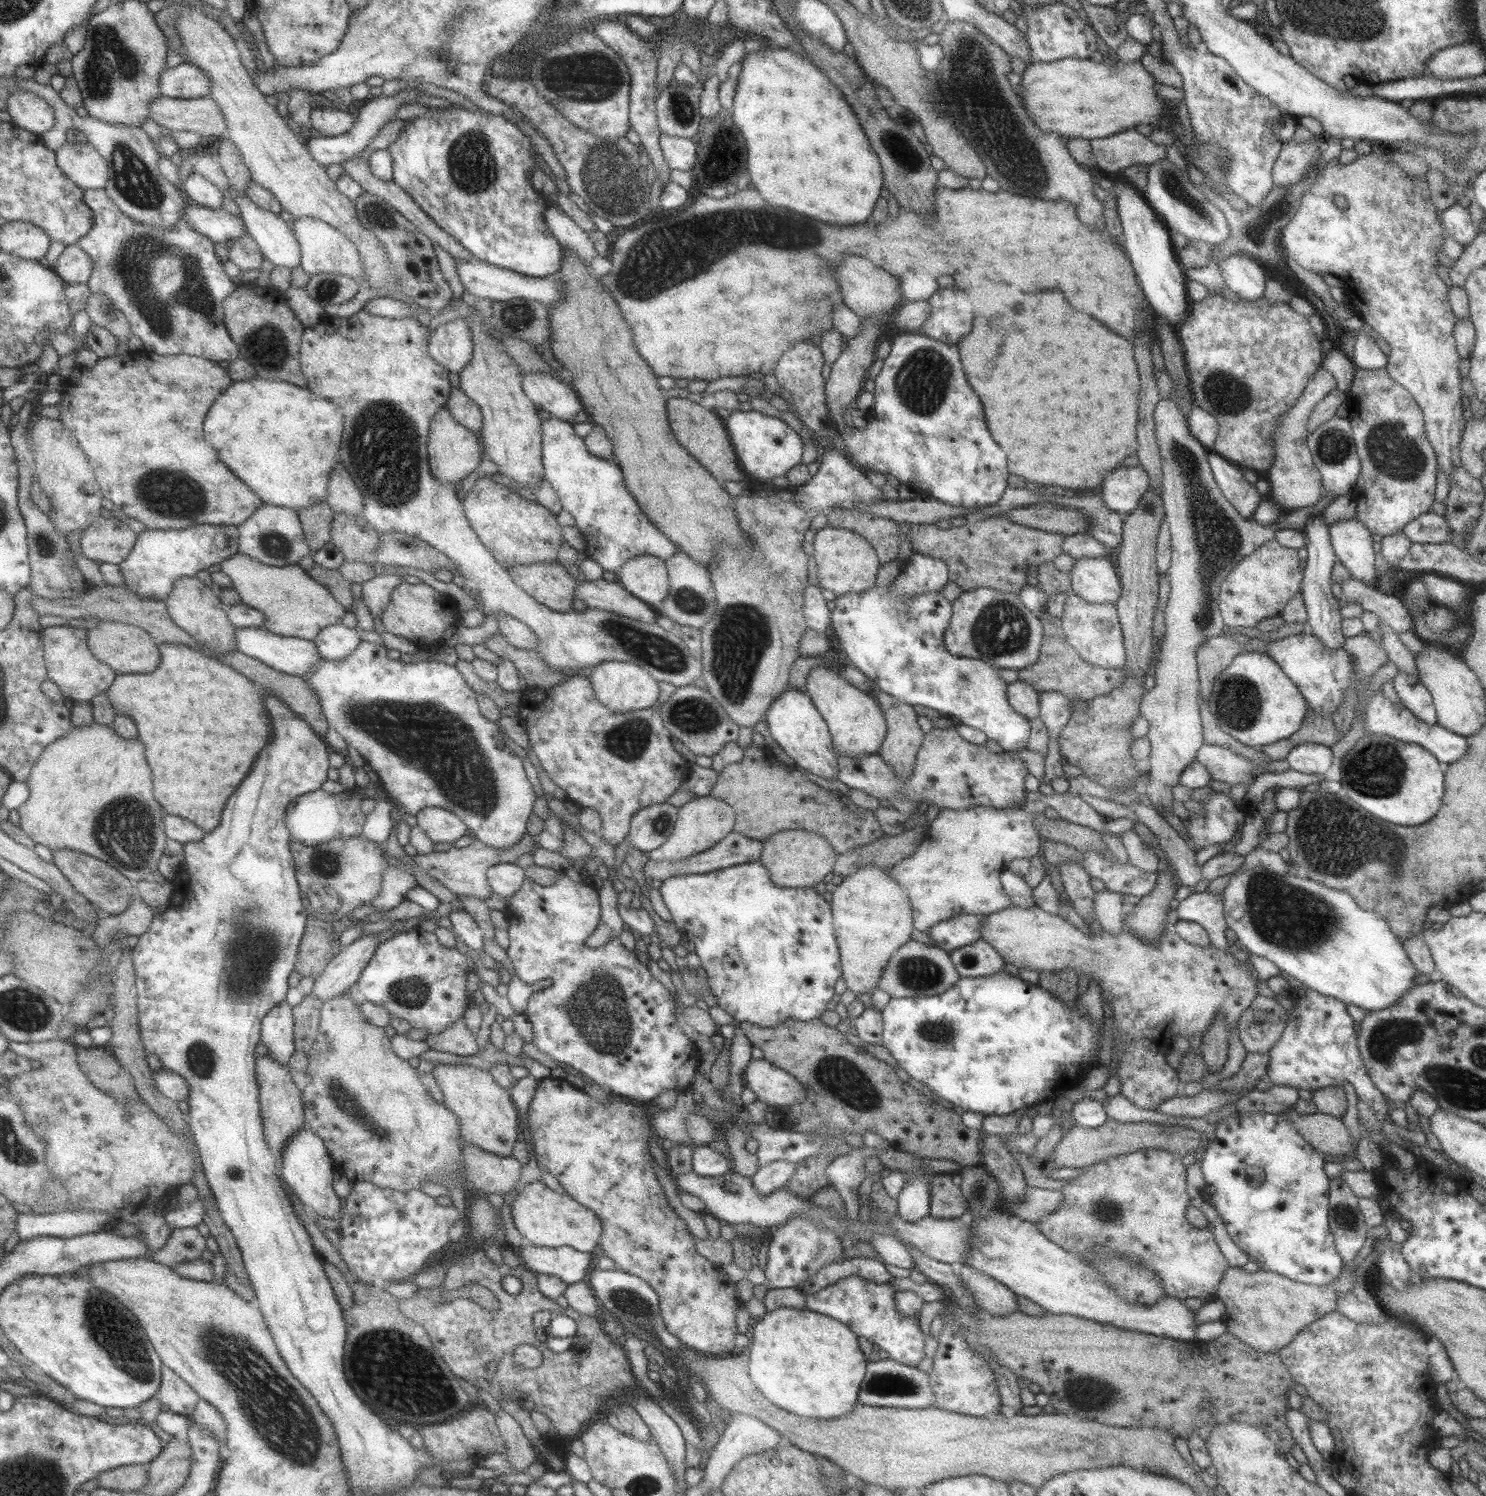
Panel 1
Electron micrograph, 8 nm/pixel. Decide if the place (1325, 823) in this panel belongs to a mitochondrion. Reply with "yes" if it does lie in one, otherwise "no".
yes

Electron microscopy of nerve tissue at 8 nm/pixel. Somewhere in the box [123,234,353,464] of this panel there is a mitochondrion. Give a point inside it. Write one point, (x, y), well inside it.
(269, 346)

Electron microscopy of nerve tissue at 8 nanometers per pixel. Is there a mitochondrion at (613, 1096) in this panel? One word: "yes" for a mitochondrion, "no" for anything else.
no

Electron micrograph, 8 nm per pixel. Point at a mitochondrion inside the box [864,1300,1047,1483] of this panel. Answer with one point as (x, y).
(885, 1385)

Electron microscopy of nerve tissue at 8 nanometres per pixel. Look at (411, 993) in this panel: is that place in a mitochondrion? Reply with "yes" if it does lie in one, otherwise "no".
yes

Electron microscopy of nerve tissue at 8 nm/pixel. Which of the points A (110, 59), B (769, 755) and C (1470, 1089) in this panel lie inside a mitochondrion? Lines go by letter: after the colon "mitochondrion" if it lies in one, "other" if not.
A: mitochondrion
B: other
C: mitochondrion

